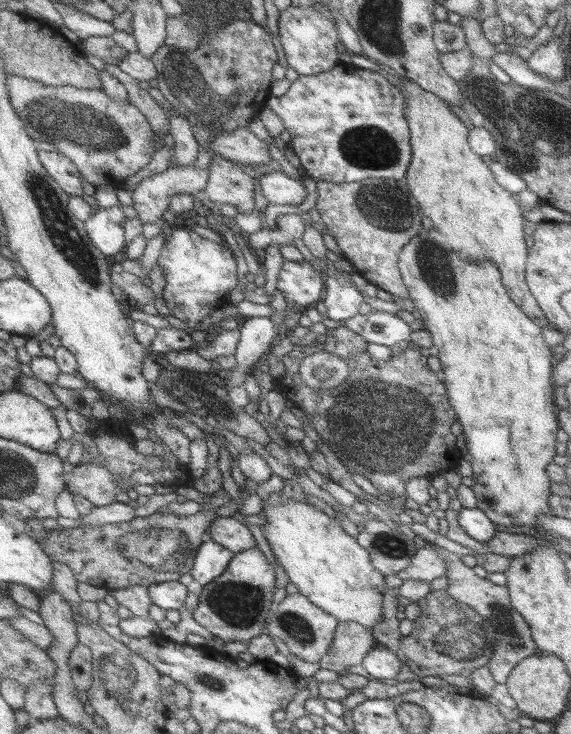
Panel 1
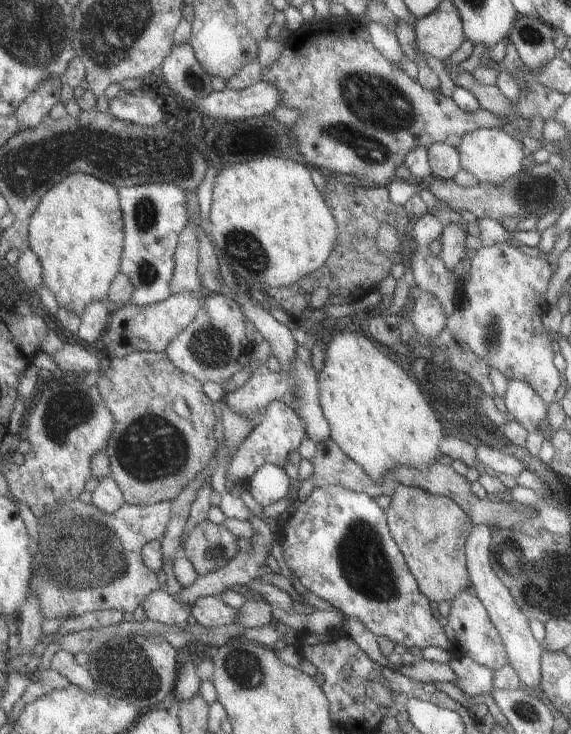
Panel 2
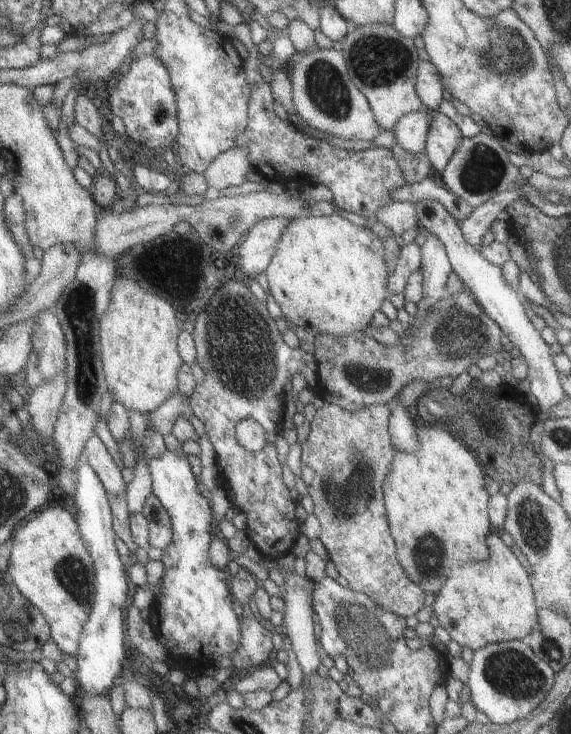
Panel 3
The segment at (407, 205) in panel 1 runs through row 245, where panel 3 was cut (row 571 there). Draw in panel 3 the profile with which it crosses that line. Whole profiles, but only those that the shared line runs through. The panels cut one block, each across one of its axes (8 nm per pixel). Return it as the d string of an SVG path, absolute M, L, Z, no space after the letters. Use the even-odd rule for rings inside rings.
M324 402L321 408L310 409L310 431L301 447L300 468L302 480L307 484L308 494L314 503L314 513L323 526L320 541L338 574L348 581L351 589L367 594L383 610L405 618L414 615L423 606L425 592L403 572L403 565L397 556L397 542L393 538L388 520L383 486L396 453L390 433L391 414L392 408L389 404L374 405L351 412L333 403Z

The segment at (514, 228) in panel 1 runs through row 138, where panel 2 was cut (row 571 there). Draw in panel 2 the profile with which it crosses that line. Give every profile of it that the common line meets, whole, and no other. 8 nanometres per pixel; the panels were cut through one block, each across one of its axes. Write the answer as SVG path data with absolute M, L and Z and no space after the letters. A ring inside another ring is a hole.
M400 485L395 488L386 514L390 532L403 552L406 565L409 566L410 573L413 574L418 590L423 596L439 604L443 600L450 602L459 592L465 591L470 585L466 570L465 545L472 523L459 505L449 497L429 493L417 486Z

